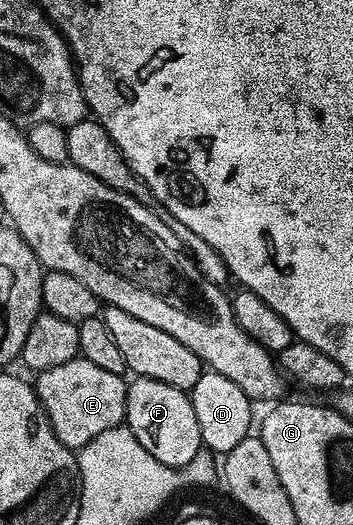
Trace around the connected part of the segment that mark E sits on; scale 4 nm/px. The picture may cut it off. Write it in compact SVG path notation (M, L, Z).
M78 355L67 363L59 363L59 367L36 374L35 388L59 443L71 450L79 451L91 443L95 435L103 435L103 431L111 431L125 420L126 378L120 373L103 371L103 367L91 363L86 357Z

